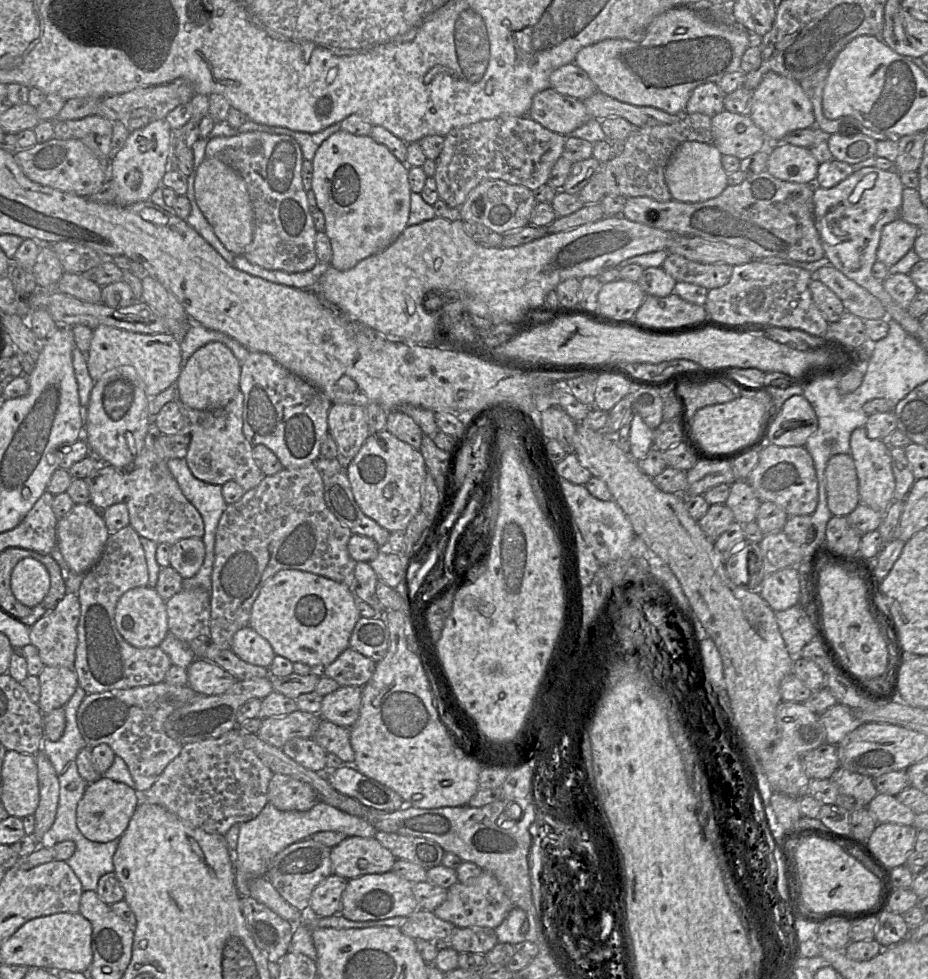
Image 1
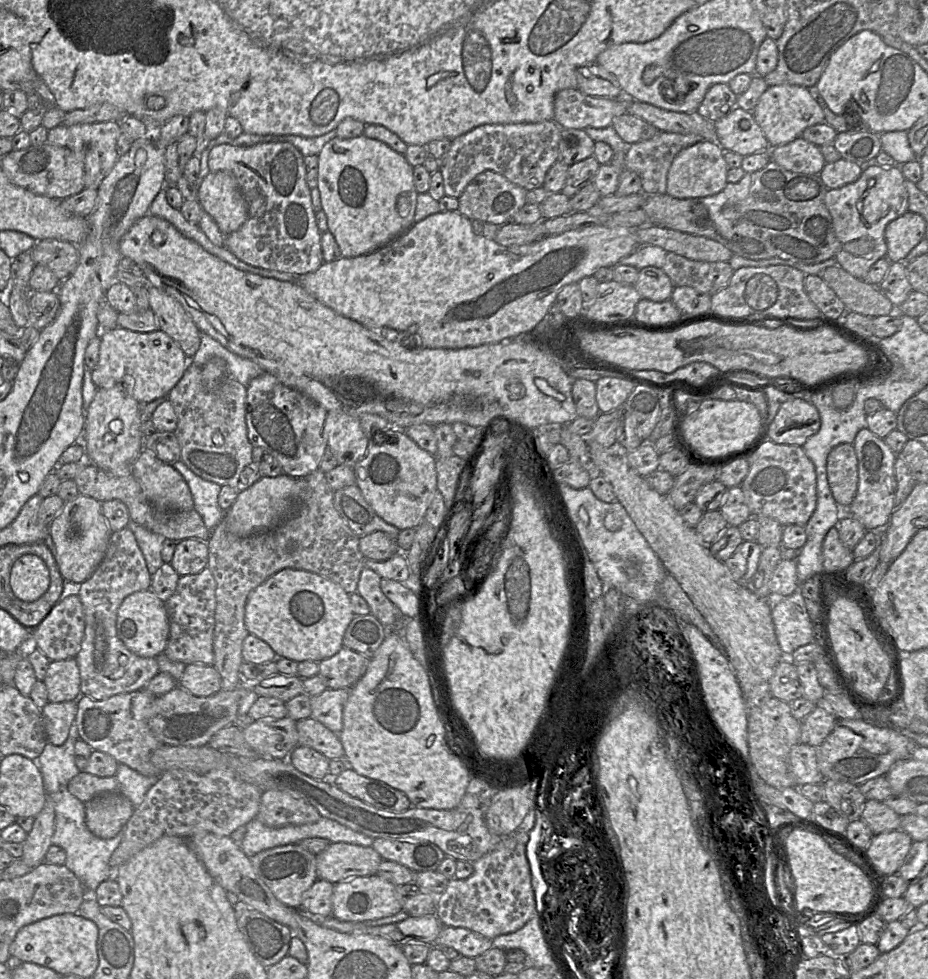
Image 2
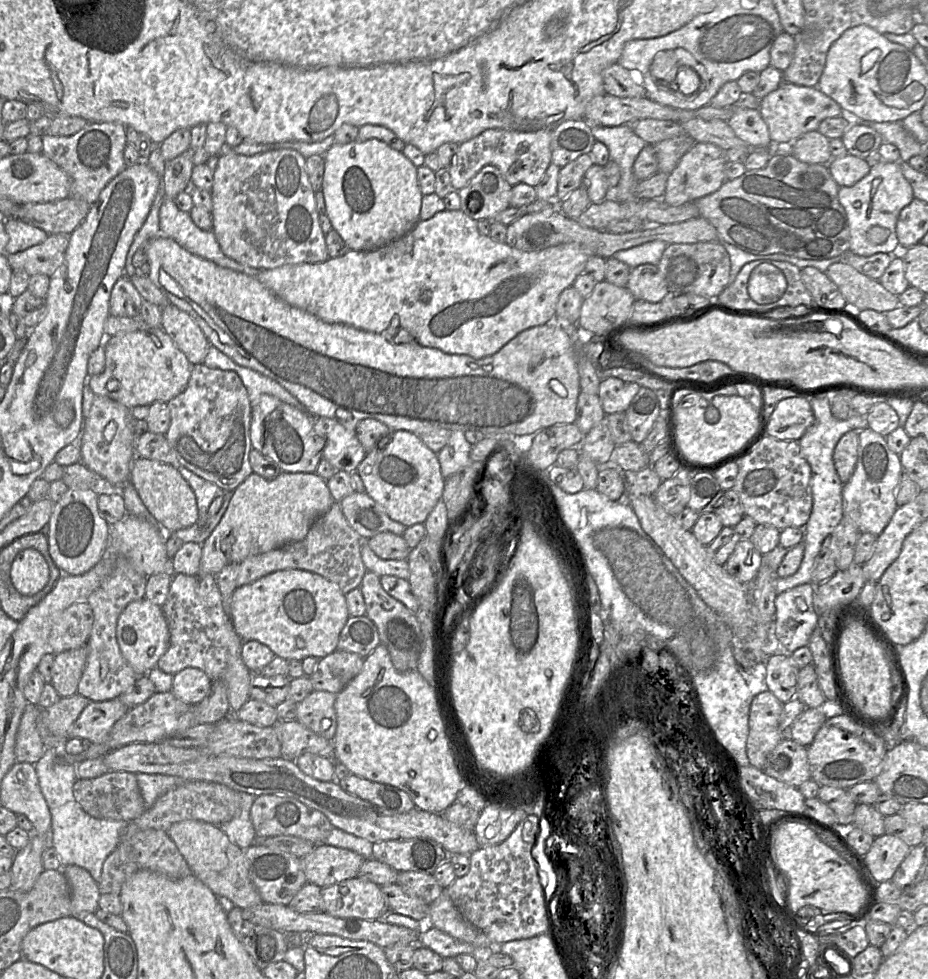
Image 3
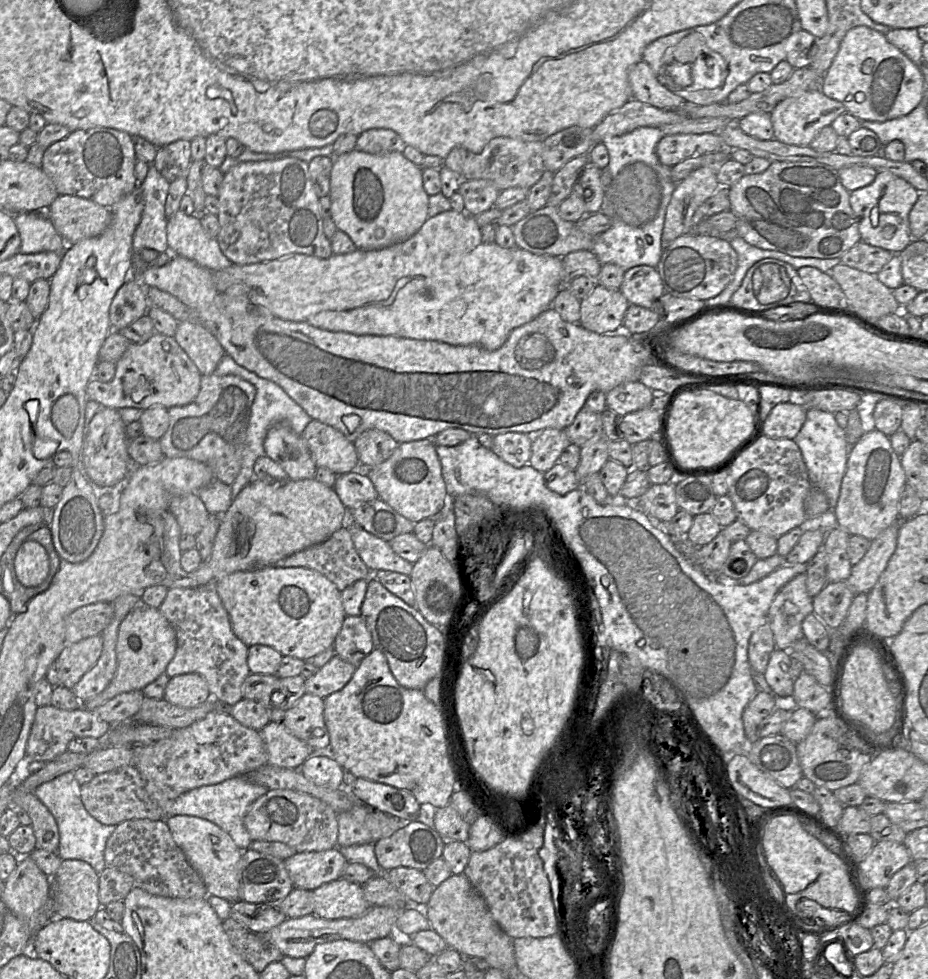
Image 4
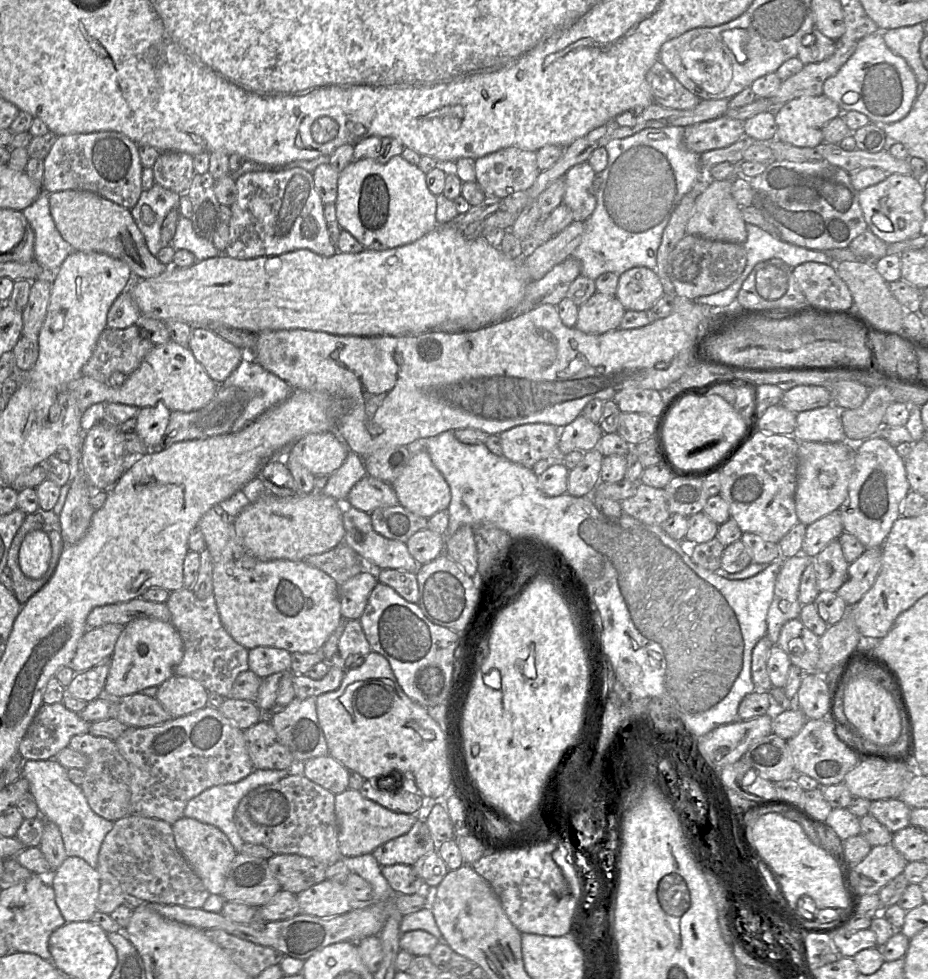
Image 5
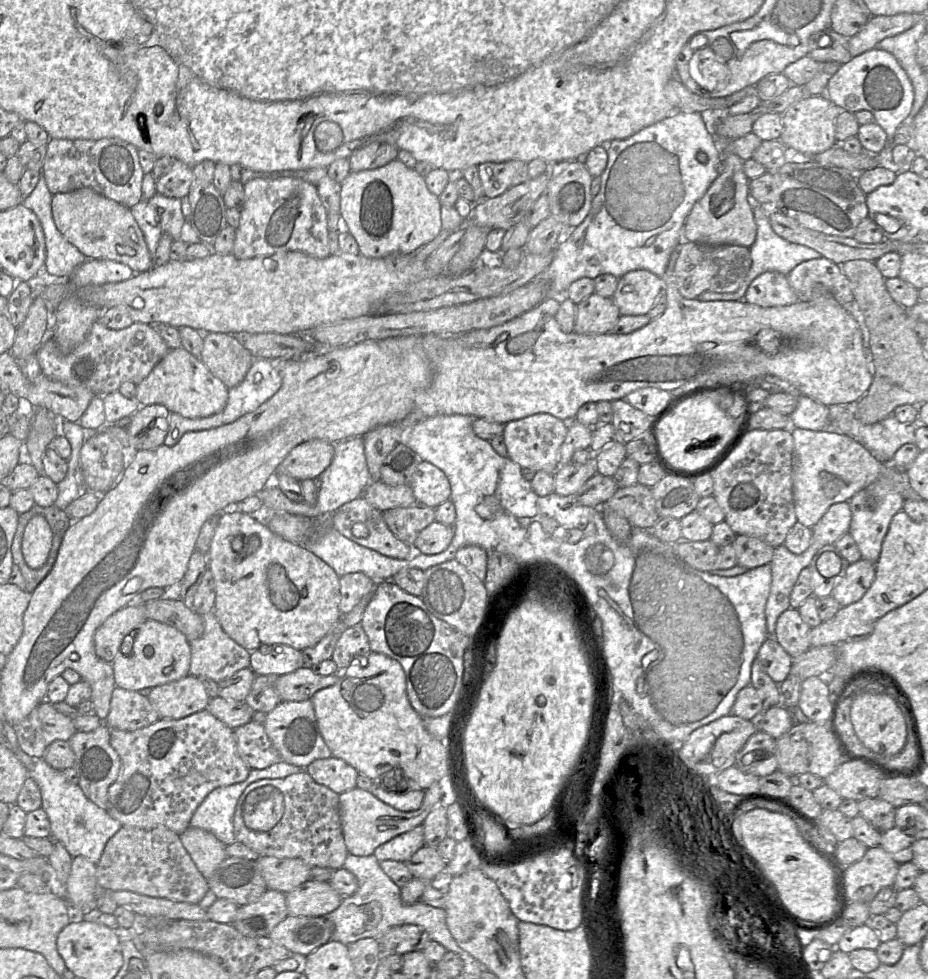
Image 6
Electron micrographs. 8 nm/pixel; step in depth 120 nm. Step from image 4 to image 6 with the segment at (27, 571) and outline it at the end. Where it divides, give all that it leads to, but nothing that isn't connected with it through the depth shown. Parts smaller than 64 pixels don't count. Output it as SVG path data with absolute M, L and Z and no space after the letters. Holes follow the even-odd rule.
M42 515L33 516L24 529L22 552L26 564L41 568L47 561L52 546L52 531Z

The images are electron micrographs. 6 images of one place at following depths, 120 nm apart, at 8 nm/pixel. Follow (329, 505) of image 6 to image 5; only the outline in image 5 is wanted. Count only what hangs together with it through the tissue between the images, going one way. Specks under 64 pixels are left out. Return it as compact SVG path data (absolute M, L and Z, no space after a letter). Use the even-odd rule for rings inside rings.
M349 450L342 466L329 475L323 494L345 504L352 487L366 475L363 459Z

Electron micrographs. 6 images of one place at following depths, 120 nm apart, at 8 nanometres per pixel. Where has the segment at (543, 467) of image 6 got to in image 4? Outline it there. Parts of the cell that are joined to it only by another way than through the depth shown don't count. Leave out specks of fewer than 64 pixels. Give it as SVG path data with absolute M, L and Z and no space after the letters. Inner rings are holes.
M506 432L493 437L491 450L504 462L520 468L529 463L533 435L522 432Z

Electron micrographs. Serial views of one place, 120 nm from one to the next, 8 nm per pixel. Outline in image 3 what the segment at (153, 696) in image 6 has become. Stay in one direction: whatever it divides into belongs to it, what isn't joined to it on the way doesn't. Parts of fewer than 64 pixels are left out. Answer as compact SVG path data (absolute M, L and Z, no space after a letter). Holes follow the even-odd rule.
M185 668L173 675L171 692L188 705L197 705L209 694L212 680L198 668Z

